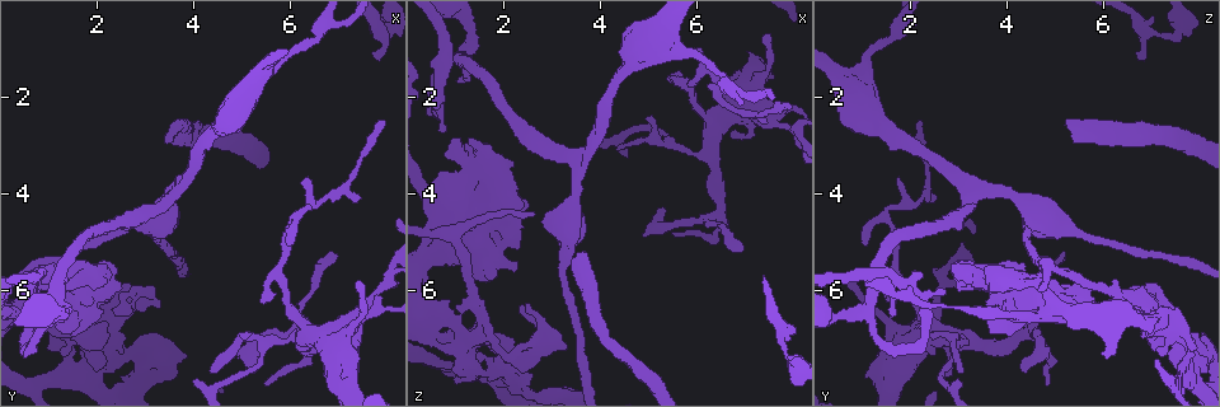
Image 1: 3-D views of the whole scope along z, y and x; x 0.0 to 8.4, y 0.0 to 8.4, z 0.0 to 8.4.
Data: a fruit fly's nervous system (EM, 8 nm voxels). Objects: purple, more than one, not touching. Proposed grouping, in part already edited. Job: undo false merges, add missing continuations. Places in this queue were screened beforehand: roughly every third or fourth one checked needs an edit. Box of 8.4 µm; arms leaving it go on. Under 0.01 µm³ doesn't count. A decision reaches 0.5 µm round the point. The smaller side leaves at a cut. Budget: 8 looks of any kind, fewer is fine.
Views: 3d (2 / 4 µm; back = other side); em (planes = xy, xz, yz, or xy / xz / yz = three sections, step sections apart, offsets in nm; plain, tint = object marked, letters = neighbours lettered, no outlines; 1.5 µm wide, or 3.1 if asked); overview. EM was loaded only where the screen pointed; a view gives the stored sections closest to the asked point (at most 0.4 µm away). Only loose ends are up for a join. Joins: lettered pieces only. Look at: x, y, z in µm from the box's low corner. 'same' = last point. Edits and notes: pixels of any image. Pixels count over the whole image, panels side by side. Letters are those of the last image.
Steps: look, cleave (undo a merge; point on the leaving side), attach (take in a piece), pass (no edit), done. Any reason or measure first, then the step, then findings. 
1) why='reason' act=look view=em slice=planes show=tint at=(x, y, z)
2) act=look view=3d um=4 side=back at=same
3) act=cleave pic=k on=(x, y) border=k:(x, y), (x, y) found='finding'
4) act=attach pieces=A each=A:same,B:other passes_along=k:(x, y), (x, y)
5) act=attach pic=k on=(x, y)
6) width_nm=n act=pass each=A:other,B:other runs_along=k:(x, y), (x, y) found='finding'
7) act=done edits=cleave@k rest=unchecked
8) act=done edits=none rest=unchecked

why='branch point' act=look view=3d um=4 at=(6.05, 4.50, 1.45)

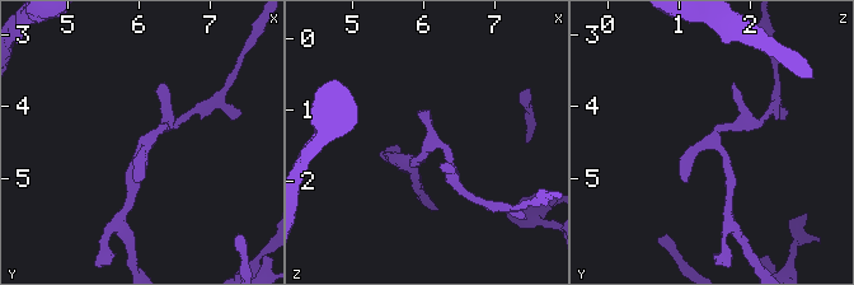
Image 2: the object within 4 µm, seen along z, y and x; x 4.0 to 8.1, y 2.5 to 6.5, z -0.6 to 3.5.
act=look view=em slice=xz step=8 show=tint at=(6.05, 4.50, 1.45)

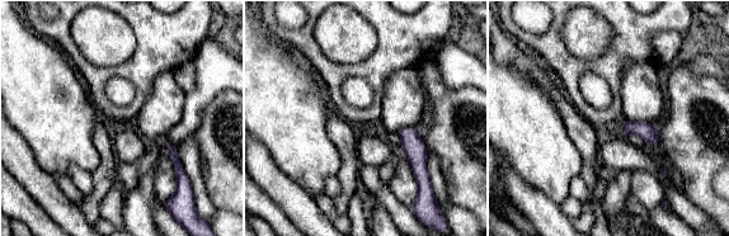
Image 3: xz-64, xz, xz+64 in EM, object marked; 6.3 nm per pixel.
why='another direction' act=look view=em slice=planes show=letters at=same

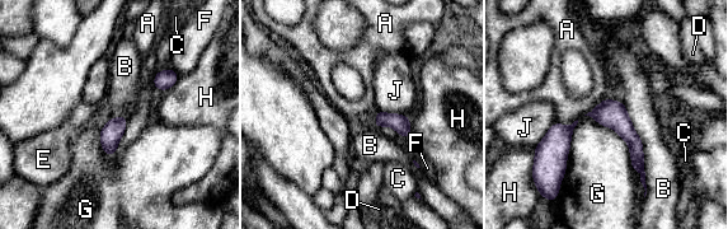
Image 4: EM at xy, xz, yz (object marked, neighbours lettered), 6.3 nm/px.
width_nm=80 act=pass each=A:other,B:other,C:other,D:other,E:other,F:other,G:other,H:other,J:other border=4:(585, 115), (626, 143), (634, 171) found='all the same cell'

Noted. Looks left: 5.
why='free end' act=look view=3d um=4 at=(3.45, 2.85, 5.30)

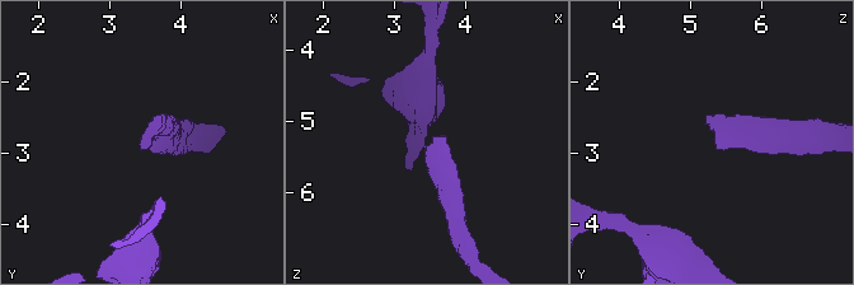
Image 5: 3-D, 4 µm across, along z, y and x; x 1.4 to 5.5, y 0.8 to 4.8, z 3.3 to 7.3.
act=look view=em slice=planes show=tint at=(3.45, 2.90, 5.35)

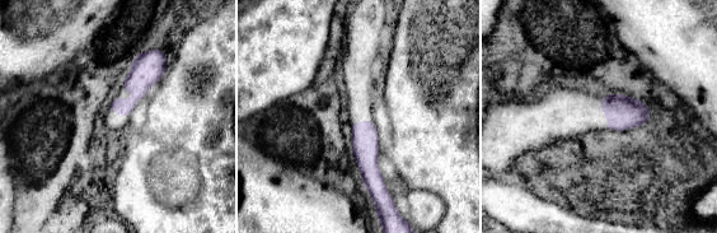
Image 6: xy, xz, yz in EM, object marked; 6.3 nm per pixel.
why='what lies round it' act=look view=em slice=planes show=letters at=same

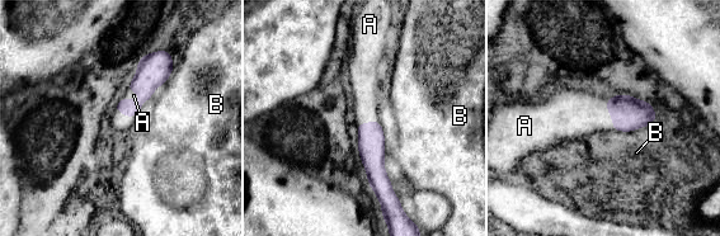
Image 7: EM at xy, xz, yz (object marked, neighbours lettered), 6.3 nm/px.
act=attach pieces=A each=A:same,B:other passes_along=7:(153, 70), (133, 100), (133, 95) found='it goes on there'

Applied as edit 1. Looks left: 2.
why='narrows sharply' act=look view=em um=3.1 slice=planes show=letters at=(1.30, 6.45, 0.65)

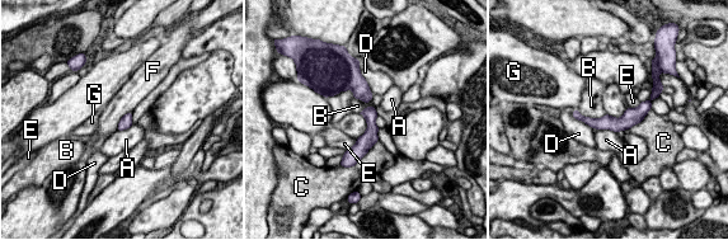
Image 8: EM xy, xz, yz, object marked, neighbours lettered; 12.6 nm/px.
longest_contact=C:400nm act=pass each=A:other,B:other,C:other,D:other,E:other,F:other,G:other runs_along=8:(358, 83), (371, 120), (360, 154) found='continuous, no second cell'

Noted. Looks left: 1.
act=done edits=attach@7 rest=unchecked

